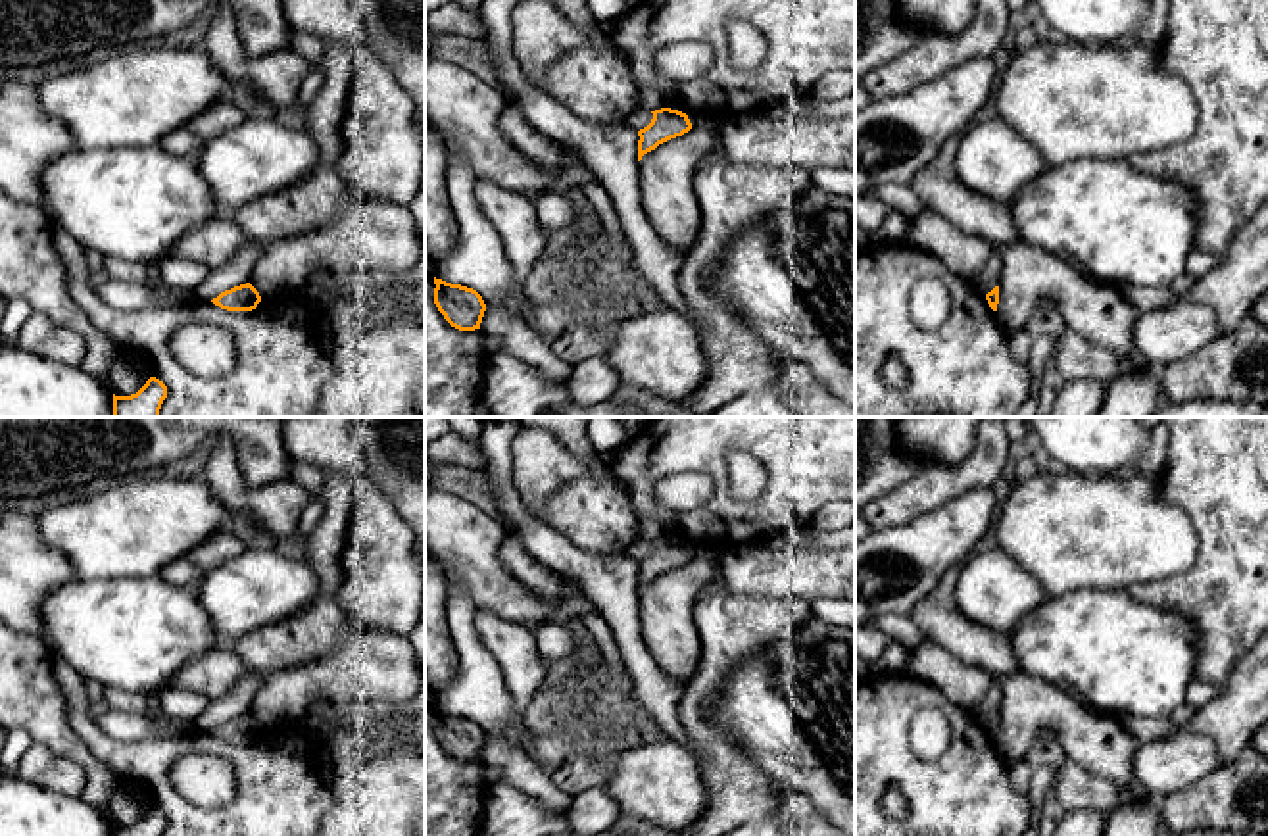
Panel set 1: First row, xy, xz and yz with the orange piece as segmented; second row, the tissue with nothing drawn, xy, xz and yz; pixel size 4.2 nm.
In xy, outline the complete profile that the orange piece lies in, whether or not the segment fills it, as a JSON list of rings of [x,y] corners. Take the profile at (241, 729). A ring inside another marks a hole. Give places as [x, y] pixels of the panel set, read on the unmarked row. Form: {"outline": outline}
{"outline": [[[246,713],[221,723],[211,732],[227,742],[252,742],[261,732],[261,726],[250,713]]]}

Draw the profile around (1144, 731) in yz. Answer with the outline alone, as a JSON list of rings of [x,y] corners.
[[[1132,715],[1116,717],[1118,725],[1130,732],[1139,744],[1168,738],[1180,730],[1168,717],[1166,719],[1141,719]]]

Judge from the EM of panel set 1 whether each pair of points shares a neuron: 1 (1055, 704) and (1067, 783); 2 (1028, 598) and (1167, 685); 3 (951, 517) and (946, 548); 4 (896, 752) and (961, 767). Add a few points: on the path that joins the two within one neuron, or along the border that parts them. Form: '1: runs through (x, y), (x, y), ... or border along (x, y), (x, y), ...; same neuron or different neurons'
1: border along (1069, 758), (1109, 781); different neurons
2: border along (1048, 598), (1007, 633); different neurons
3: runs through (951, 525), (946, 540); same neuron
4: runs through (911, 767), (915, 771), (946, 771); same neuron

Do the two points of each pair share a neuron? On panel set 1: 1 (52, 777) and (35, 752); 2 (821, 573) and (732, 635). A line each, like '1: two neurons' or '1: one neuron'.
1: one neuron
2: two neurons

